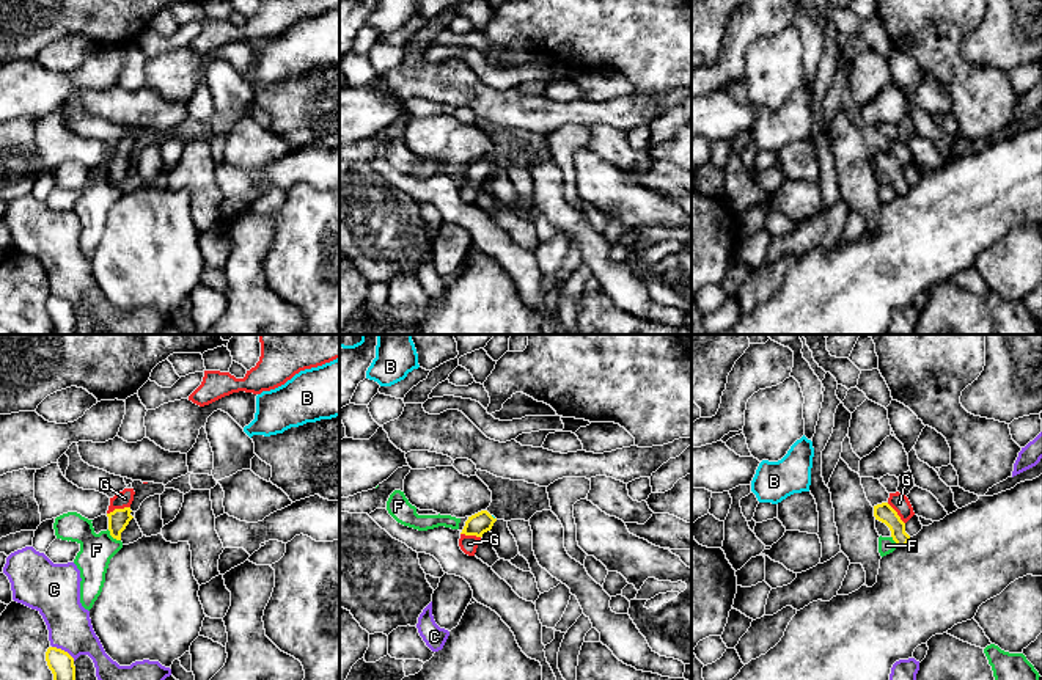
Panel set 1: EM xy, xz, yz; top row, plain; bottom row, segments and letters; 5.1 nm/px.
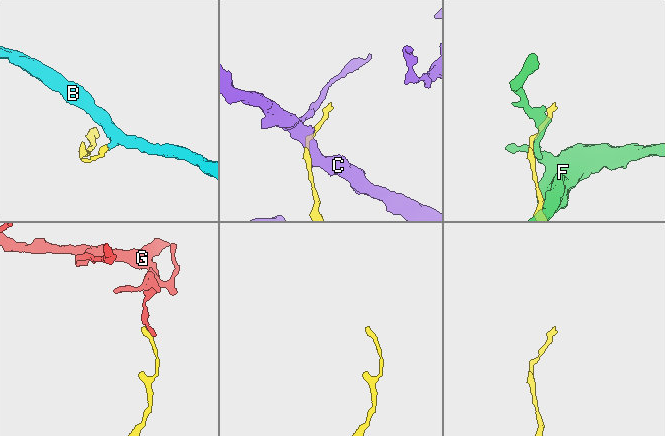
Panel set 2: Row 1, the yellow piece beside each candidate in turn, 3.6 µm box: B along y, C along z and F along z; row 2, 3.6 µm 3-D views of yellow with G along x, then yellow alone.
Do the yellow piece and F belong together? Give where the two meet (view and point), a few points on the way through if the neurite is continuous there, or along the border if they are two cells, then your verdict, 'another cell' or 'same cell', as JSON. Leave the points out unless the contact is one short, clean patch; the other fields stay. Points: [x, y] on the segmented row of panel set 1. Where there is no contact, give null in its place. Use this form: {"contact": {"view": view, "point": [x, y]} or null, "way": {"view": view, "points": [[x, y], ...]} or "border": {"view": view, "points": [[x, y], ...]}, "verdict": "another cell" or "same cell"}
{"contact": {"view": "xy", "point": [113, 537]}, "verdict": "another cell"}

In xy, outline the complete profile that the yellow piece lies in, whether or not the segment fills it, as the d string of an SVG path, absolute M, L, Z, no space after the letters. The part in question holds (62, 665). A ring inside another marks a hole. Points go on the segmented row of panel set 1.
M49 647L46 652L46 661L53 674L53 680L75 680L74 658L57 647Z

